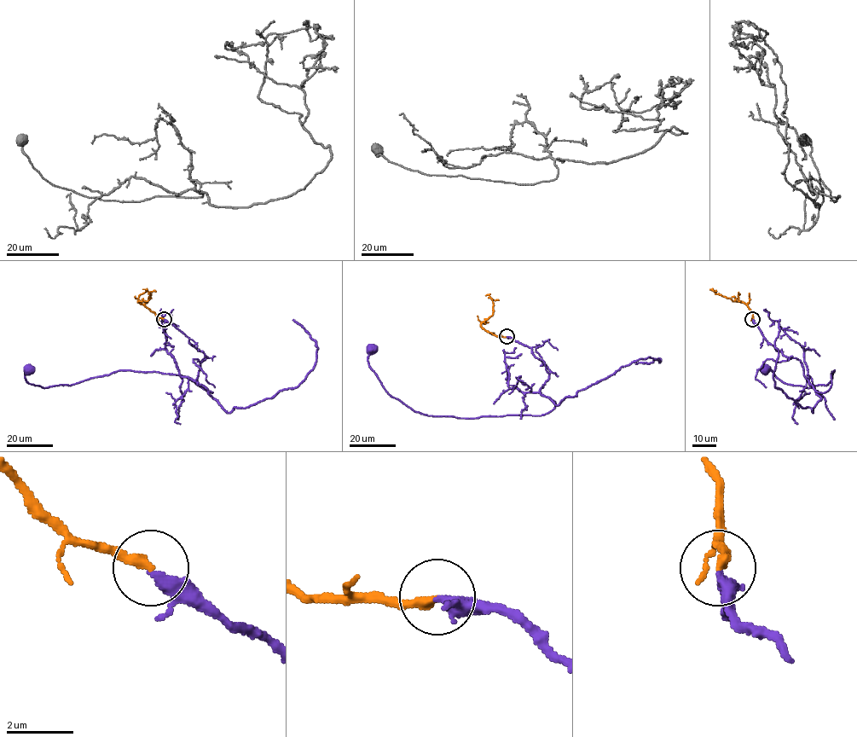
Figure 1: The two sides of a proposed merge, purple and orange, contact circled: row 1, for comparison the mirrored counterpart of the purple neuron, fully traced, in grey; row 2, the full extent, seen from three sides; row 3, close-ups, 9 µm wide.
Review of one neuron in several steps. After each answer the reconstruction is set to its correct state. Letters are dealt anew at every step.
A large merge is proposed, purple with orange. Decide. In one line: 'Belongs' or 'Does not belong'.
Belongs

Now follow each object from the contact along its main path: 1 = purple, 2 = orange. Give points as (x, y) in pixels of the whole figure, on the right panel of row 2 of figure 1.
1: (753, 319), (767, 342), (800, 361), (819, 392), (831, 386), (834, 370), (826, 385), (808, 388), (765, 368)
2: (753, 319), (753, 313), (744, 302), (732, 301), (711, 289)

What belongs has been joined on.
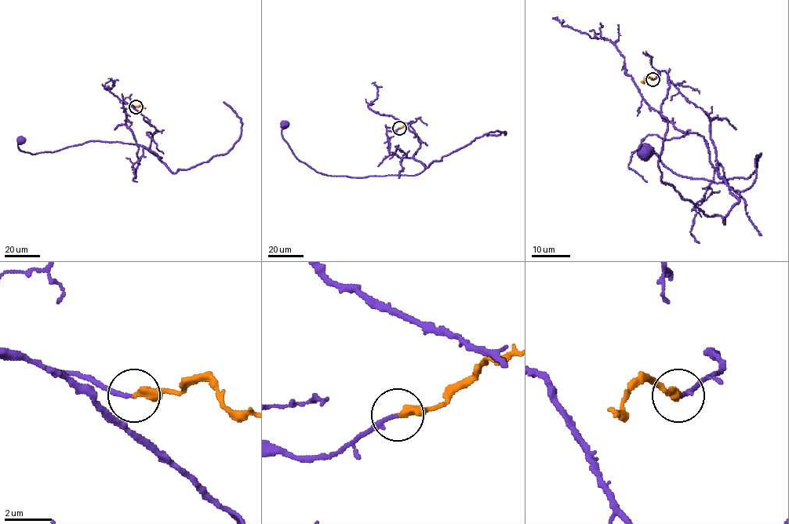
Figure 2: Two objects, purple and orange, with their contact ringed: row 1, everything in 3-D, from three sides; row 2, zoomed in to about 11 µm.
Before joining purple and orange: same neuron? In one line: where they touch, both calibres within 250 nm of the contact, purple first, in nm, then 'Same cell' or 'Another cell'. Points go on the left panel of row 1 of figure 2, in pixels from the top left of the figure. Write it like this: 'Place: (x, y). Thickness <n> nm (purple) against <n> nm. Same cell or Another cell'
Place: (136, 107). Thickness 160 nm (purple) against 360 nm. Same cell

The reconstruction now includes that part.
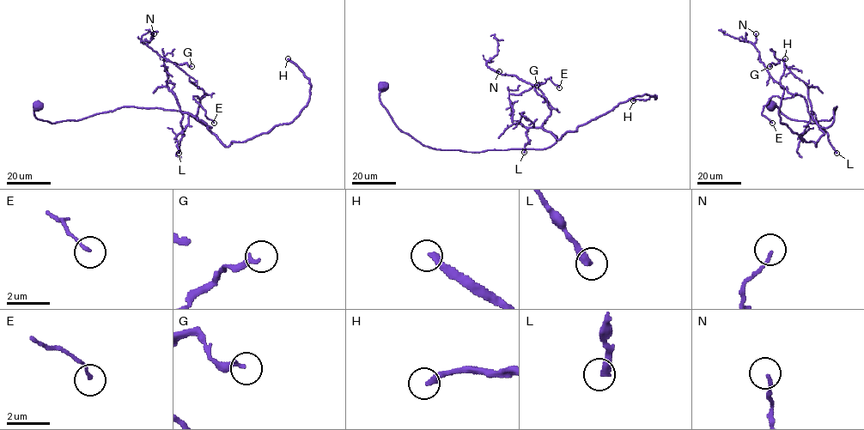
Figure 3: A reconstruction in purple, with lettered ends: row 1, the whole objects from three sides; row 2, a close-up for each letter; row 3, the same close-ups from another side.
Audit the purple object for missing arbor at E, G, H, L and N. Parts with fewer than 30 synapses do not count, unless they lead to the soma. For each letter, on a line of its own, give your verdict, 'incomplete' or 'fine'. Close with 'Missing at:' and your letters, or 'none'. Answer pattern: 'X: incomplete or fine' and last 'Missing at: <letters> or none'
E: fine
G: fine
H: incomplete
L: fine
N: fine
Missing at: H

